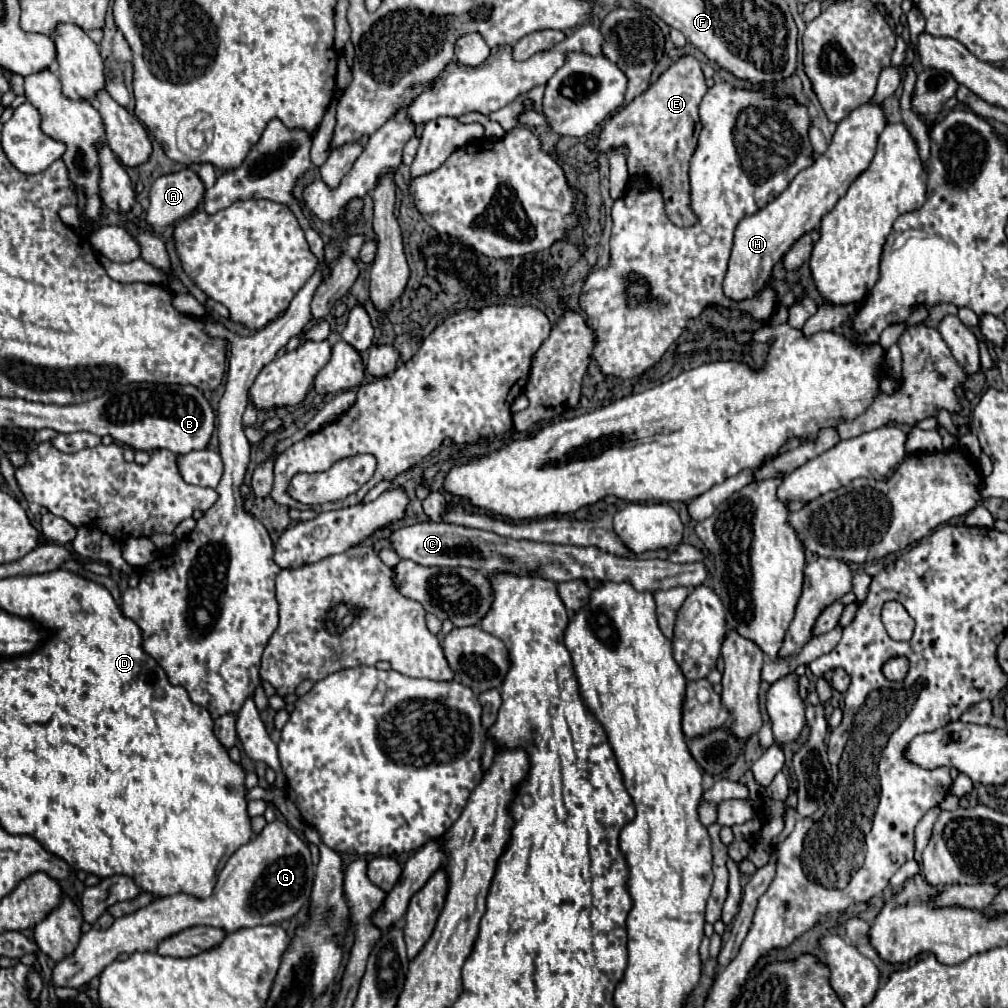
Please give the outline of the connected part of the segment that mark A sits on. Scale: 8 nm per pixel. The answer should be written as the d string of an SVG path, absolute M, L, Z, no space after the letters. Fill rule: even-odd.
M191 169L157 177L149 191L151 205L147 209L147 223L161 235L167 225L191 215L203 199L203 193L205 185Z

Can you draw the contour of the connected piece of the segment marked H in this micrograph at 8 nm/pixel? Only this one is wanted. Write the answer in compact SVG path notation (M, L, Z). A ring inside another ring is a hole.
M867 103L855 109L847 119L837 125L829 149L821 157L817 157L811 167L797 173L791 185L775 201L767 203L763 209L739 221L735 229L729 267L723 279L723 291L731 301L739 303L755 297L755 293L759 293L767 285L775 263L781 261L787 249L791 249L791 245L801 235L819 227L821 217L835 207L839 197L847 193L851 181L859 177L859 173L863 173L871 163L877 137L883 131L885 123L887 119L879 105Z

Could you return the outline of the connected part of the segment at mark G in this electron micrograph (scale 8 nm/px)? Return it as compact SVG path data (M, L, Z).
M275 819L267 823L257 837L241 845L227 859L223 871L217 877L217 885L211 897L195 899L187 893L177 893L173 897L155 899L147 907L115 919L115 923L105 931L87 931L81 937L75 953L55 965L53 983L57 987L63 985L77 989L97 977L107 965L117 959L119 953L131 955L155 951L163 939L195 925L221 927L233 933L243 927L281 923L293 917L309 901L313 877L315 871L307 843L297 833L293 833L293 829L285 821Z

